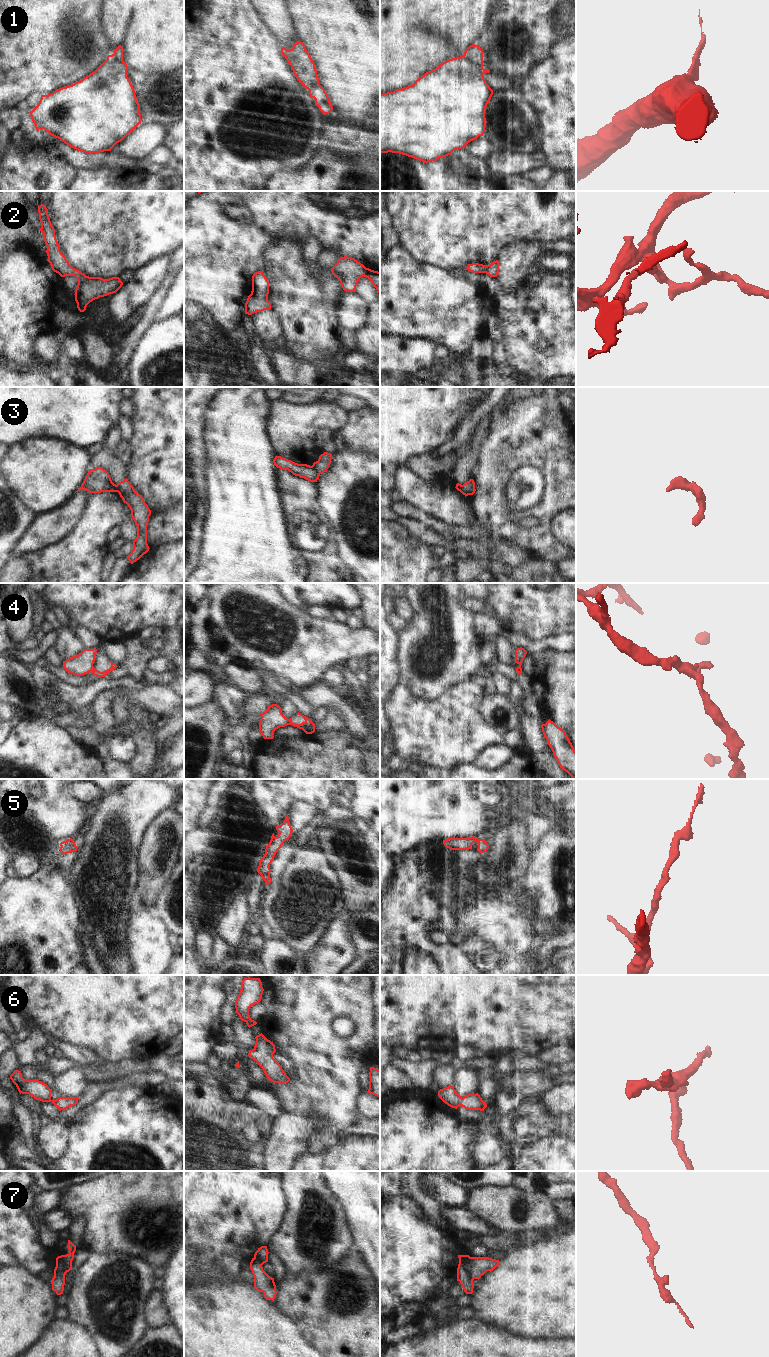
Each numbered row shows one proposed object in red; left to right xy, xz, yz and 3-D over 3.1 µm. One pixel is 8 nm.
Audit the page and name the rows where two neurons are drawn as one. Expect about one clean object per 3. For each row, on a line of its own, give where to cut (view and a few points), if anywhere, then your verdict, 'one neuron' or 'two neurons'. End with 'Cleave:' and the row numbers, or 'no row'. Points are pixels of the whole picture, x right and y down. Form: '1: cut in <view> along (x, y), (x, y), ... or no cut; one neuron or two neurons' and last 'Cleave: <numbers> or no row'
1: cut in yz along (463, 55), (484, 72); two neurons
2: no cut; one neuron
3: cut in xz along (312, 465), (319, 474); two neurons
4: cut in xz along (288, 719), (289, 724); two neurons
5: cut in xy along (73, 839), (68, 845), (61, 847); two neurons
6: no cut; one neuron
7: cut in yz along (469, 1257), (468, 1275), (472, 1280); two neurons
Cleave: 1, 3, 4, 5, 7

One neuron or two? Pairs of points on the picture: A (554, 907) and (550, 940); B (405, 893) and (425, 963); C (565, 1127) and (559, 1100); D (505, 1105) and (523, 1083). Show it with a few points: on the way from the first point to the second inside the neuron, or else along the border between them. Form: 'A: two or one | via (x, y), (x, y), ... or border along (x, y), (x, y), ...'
A: two | border along (565, 932), (559, 934)
B: two | border along (403, 956), (408, 947), (420, 946), (437, 961)
C: two | border along (541, 1103), (555, 1115), (565, 1114)
D: one | via (510, 1100), (518, 1088)

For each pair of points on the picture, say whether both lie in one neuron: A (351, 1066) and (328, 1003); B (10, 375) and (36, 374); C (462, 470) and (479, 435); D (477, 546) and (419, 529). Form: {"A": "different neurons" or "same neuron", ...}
{"A": "same neuron", "B": "same neuron", "C": "same neuron", "D": "same neuron"}

